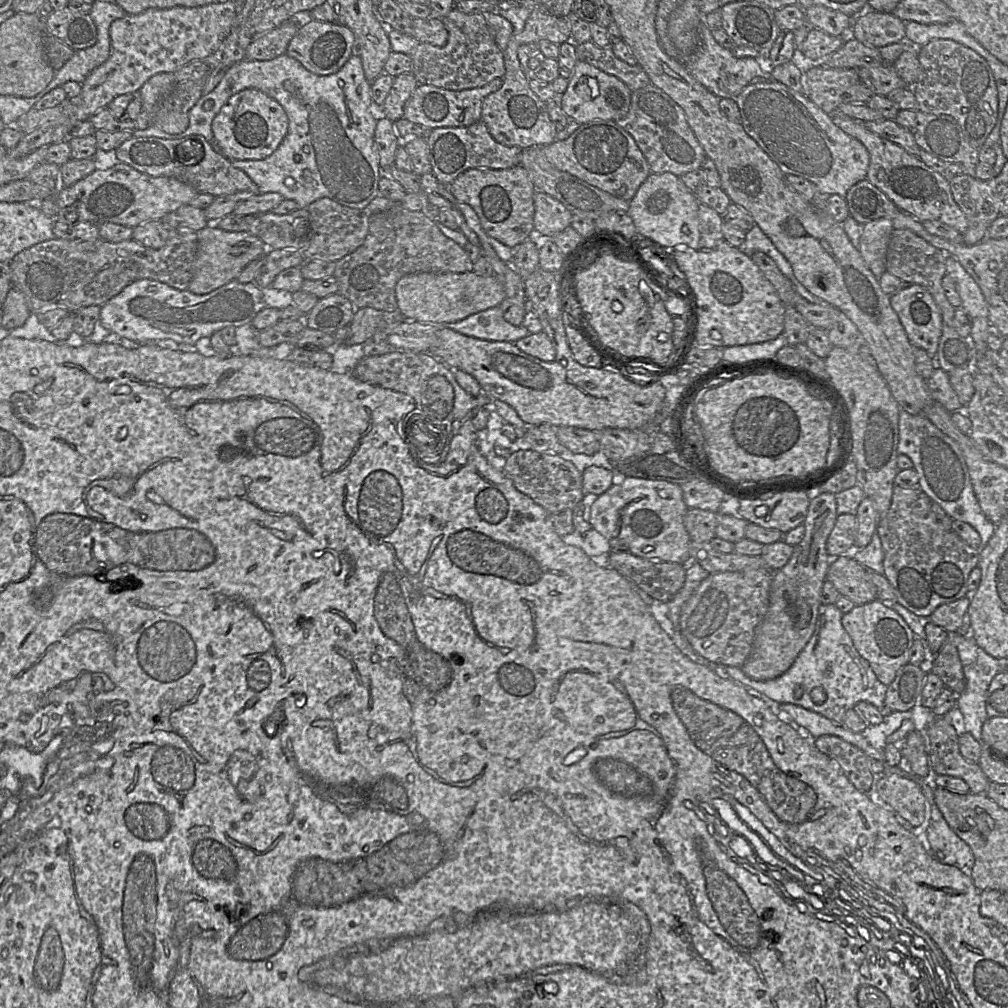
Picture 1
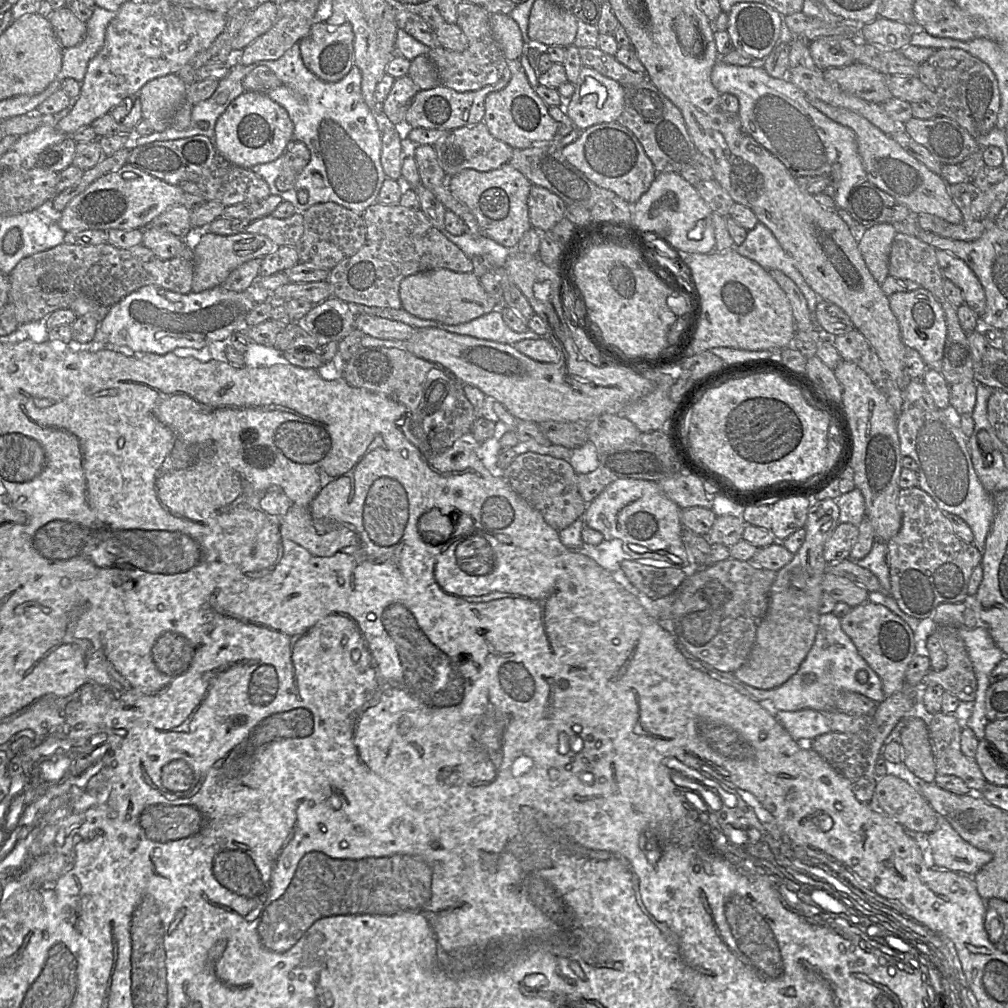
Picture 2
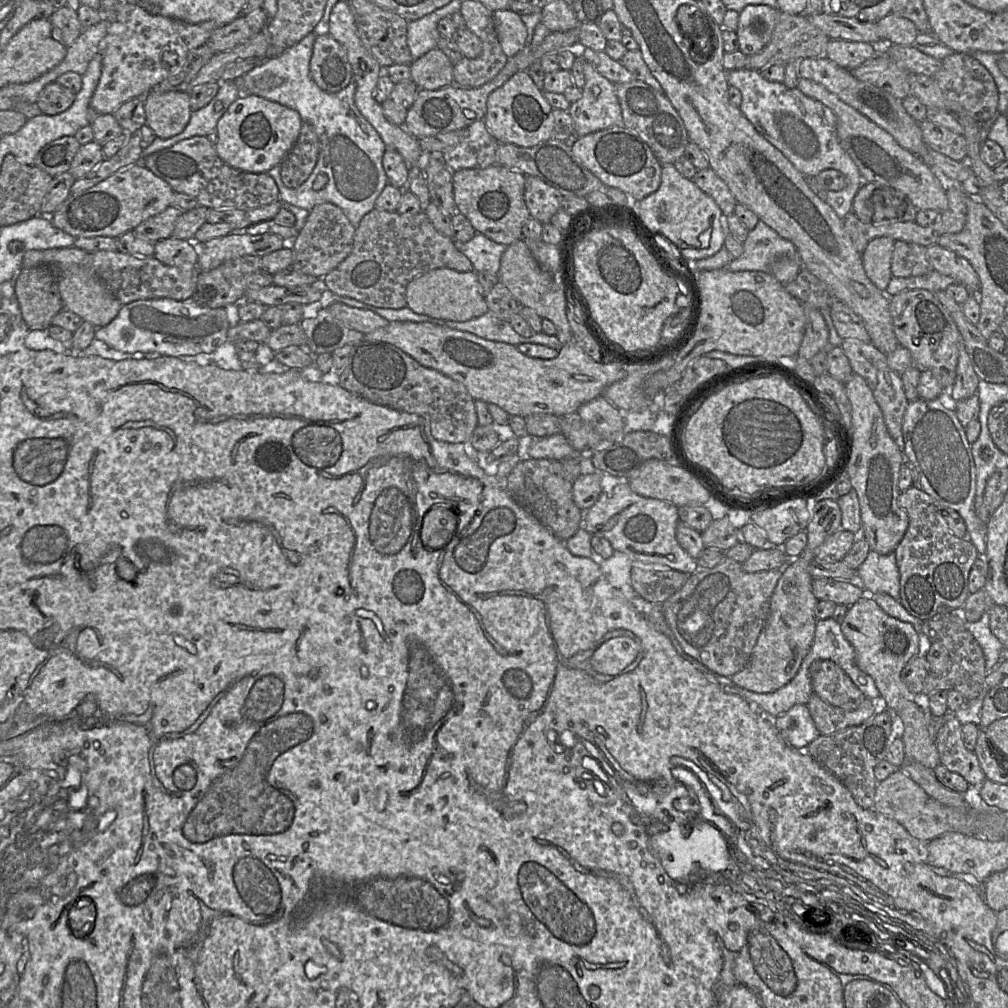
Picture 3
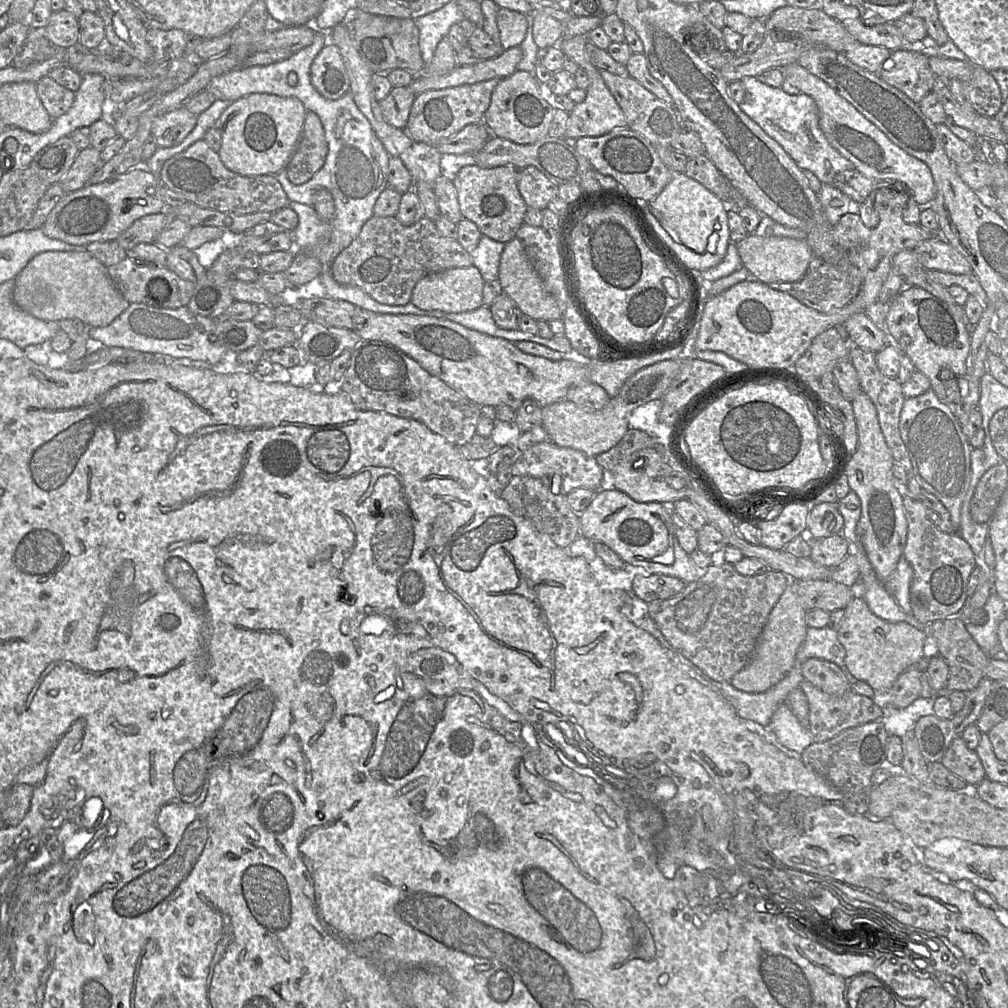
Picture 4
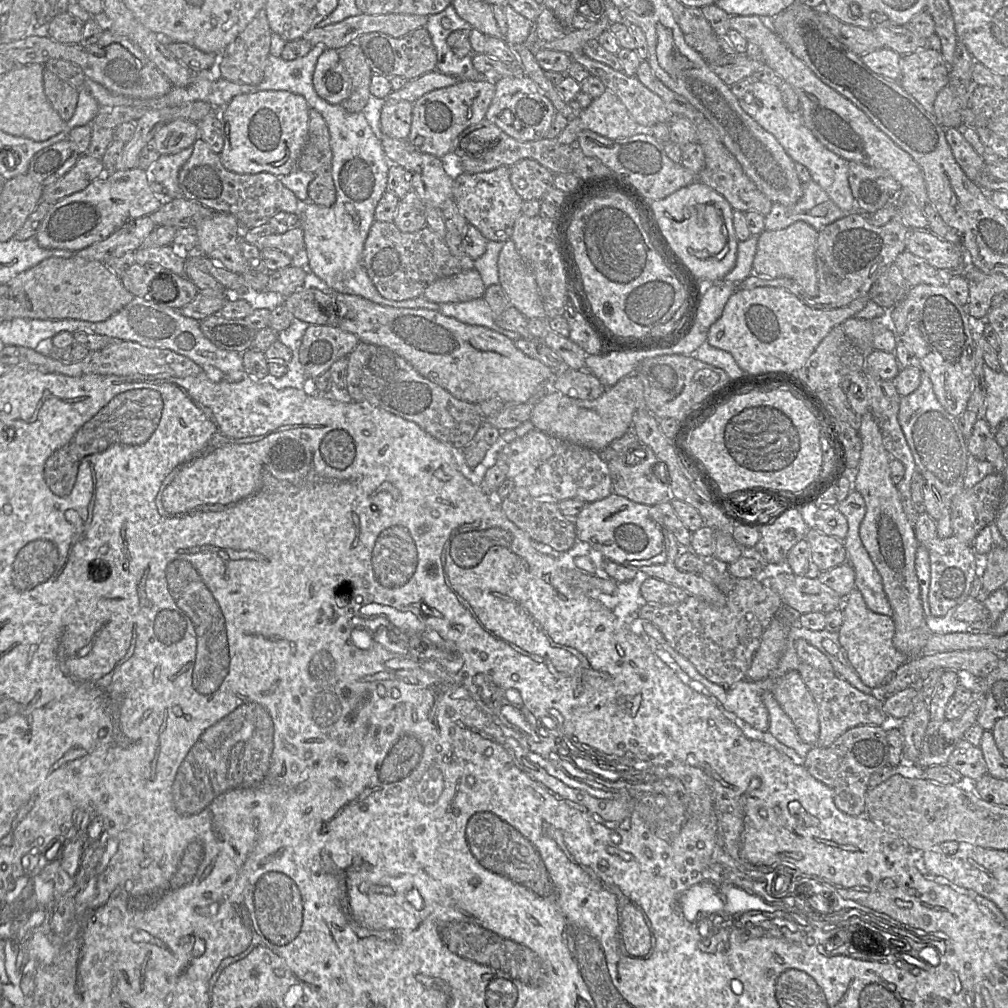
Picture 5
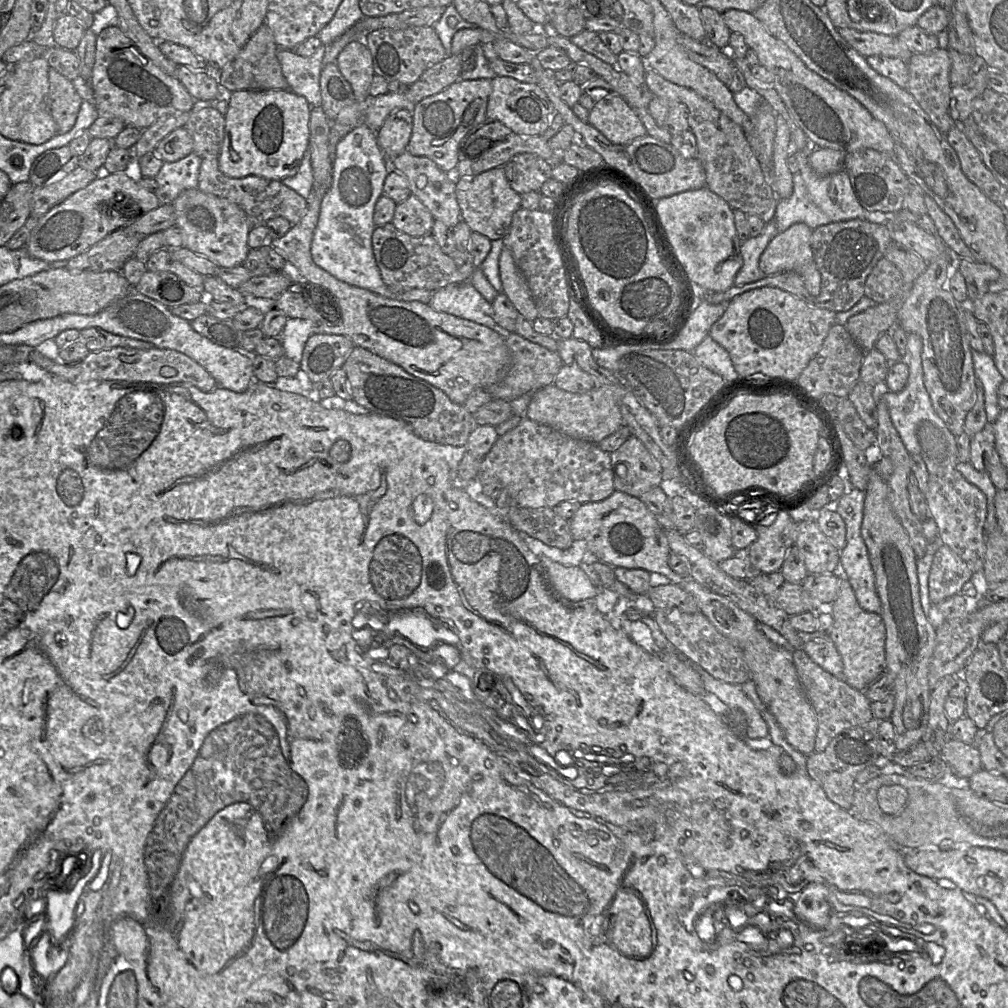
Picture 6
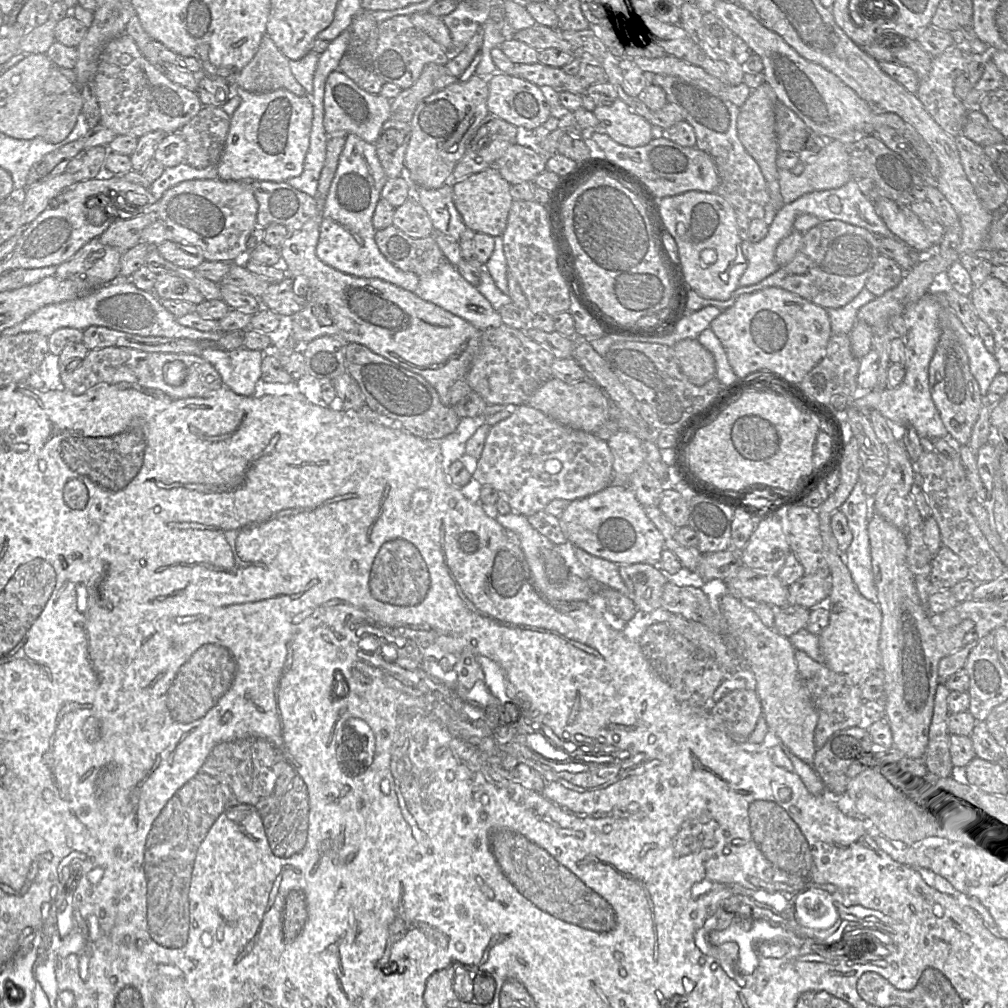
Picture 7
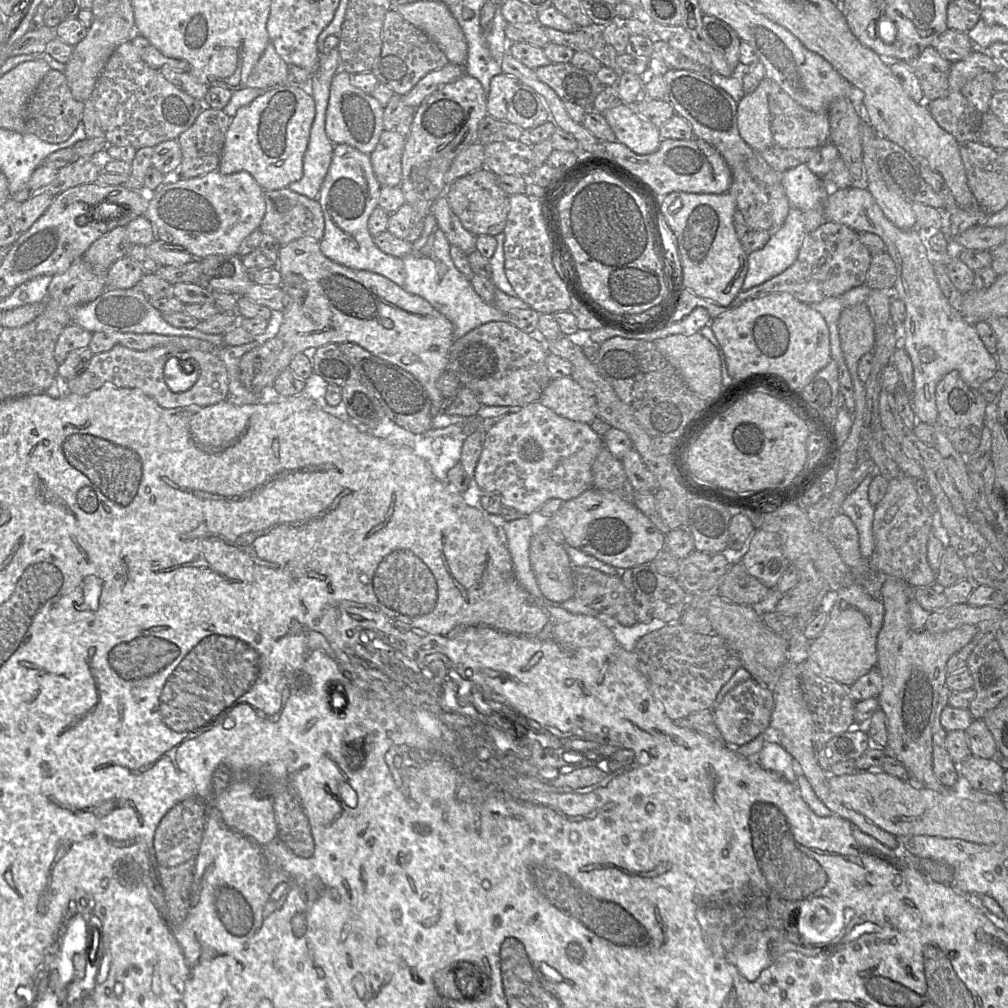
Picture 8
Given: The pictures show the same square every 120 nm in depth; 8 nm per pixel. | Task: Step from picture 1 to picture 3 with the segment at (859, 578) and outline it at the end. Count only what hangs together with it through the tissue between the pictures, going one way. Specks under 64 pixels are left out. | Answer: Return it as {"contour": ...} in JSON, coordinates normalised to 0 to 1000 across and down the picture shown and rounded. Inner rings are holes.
{"contour":[[[808,573],[806,586],[812,595],[825,596],[830,600],[845,601],[859,590],[850,576],[827,573]]]}

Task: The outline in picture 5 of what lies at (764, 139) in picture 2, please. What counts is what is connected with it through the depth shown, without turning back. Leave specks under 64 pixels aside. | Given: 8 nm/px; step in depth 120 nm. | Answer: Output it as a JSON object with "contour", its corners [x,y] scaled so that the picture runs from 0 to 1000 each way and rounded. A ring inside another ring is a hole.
{"contour":[[[747,79],[740,94],[732,99],[734,106],[770,137],[789,162],[796,163],[802,168],[805,178],[820,191],[828,203],[841,212],[850,210],[850,201],[841,180],[841,160],[820,148],[811,139],[797,123],[794,109],[790,111],[781,109],[772,86]],[[749,98],[755,101],[755,105],[749,102]]]}

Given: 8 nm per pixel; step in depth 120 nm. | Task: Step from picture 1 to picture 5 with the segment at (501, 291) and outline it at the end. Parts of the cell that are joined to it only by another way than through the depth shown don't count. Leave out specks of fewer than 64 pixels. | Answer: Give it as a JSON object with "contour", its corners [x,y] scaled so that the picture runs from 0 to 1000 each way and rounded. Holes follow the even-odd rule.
{"contour":[[[472,267],[437,276],[425,283],[420,295],[428,300],[455,301],[479,295],[481,284]]]}

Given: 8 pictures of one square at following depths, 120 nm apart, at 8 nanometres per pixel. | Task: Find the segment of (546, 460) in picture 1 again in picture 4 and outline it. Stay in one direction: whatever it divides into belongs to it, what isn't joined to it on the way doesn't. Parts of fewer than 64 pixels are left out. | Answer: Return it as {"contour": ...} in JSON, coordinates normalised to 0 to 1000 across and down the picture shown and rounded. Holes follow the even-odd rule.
{"contour":[[[511,471],[504,481],[496,487],[496,492],[506,505],[519,513],[539,532],[552,542],[563,545],[575,531],[575,509],[570,509],[564,502],[563,491],[550,489],[544,473]]]}

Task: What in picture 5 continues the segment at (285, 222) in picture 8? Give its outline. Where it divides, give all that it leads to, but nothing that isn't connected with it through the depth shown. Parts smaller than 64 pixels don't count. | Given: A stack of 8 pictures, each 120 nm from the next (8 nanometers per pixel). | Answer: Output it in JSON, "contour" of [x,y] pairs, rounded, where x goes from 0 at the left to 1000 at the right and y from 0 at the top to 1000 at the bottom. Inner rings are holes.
{"contour":[[[198,136],[191,143],[188,157],[180,166],[177,183],[181,196],[193,198],[211,209],[229,211],[247,227],[277,210],[294,211],[297,197],[278,178],[266,171],[236,173],[225,169],[207,143]]]}

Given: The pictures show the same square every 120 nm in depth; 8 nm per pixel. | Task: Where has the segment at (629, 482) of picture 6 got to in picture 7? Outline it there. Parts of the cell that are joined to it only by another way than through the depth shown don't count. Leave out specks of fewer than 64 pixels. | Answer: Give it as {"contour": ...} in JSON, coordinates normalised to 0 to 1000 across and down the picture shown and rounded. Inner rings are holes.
{"contour":[[[614,427],[602,440],[608,451],[608,467],[612,473],[624,473],[640,461],[640,448],[629,431]]]}

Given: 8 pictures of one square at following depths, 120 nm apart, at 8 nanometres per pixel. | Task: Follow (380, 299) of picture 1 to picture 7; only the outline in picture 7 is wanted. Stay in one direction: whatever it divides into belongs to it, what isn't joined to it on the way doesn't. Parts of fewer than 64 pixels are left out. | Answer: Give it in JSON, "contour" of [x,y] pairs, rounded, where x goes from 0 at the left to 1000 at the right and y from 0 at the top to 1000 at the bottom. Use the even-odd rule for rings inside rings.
{"contour":[[[387,223],[373,228],[372,239],[390,264],[415,275],[431,270],[443,259],[431,234],[410,236]]]}

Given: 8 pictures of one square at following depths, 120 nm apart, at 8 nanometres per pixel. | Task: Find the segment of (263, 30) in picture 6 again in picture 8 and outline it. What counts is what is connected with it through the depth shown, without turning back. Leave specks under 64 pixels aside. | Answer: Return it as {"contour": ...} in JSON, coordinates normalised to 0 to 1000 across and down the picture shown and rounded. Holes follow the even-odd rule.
{"contour":[[[267,43],[244,80],[244,86],[269,88],[287,78],[287,65]]]}

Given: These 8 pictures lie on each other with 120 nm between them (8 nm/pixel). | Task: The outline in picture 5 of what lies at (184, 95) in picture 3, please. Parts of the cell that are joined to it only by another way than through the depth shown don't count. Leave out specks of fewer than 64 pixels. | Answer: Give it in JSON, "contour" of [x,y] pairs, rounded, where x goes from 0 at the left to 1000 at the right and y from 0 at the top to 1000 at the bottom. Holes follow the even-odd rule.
{"contour":[[[178,117],[165,122],[152,138],[159,153],[175,153],[191,145],[196,137],[196,123]]]}

